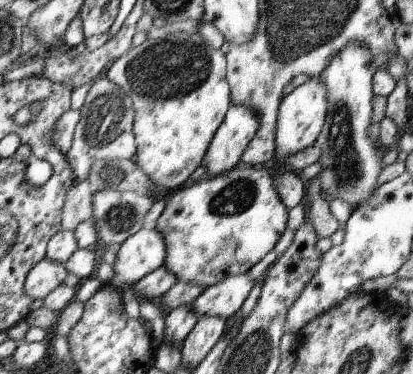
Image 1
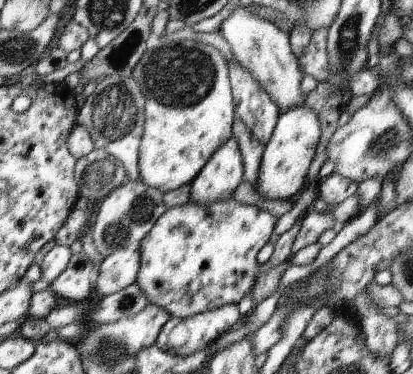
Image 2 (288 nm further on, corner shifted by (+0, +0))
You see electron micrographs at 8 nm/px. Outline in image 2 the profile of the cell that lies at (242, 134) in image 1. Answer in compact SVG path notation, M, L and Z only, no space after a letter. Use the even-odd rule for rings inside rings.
M231 136L205 162L189 186L189 202L211 204L229 198L243 182L243 160L237 140Z

